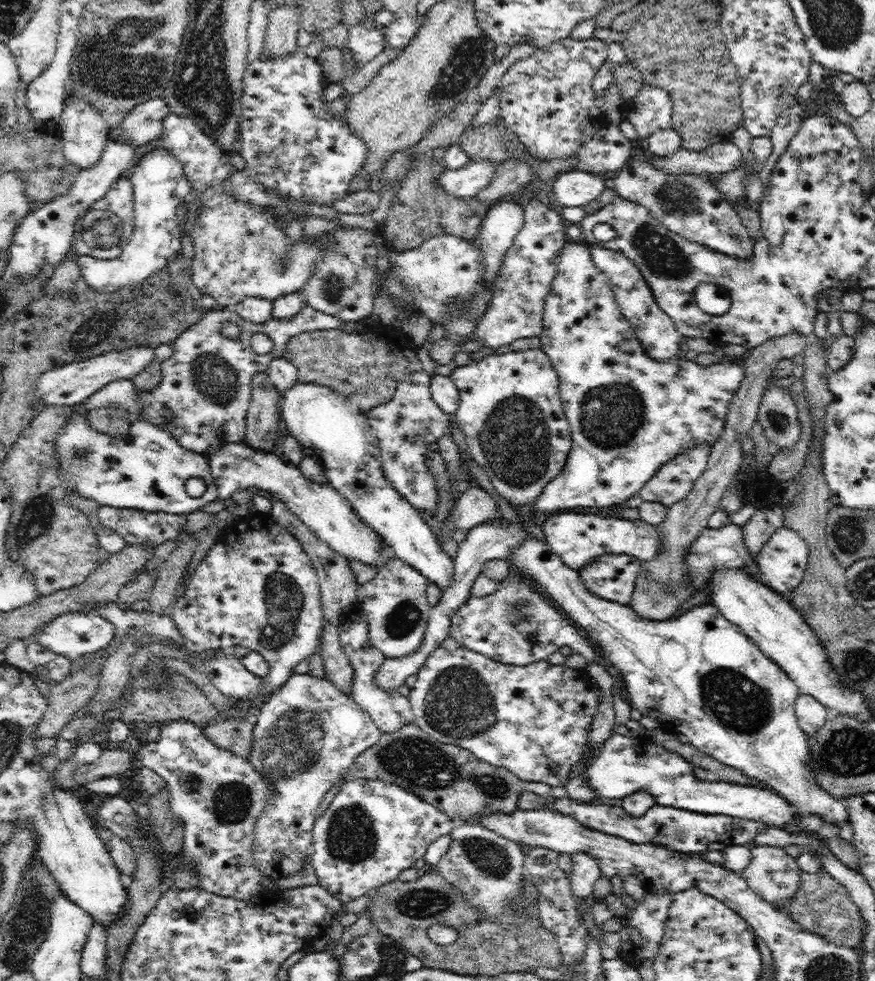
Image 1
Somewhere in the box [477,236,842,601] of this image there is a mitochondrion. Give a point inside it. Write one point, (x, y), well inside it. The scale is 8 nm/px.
(516, 441)

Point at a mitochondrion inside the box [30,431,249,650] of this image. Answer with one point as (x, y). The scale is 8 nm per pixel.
(83, 456)

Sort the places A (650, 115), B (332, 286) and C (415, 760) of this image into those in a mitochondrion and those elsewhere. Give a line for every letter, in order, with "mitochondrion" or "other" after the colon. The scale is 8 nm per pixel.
A: other
B: mitochondrion
C: mitochondrion

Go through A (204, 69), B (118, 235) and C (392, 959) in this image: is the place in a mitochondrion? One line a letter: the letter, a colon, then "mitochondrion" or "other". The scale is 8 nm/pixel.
A: mitochondrion
B: mitochondrion
C: mitochondrion

